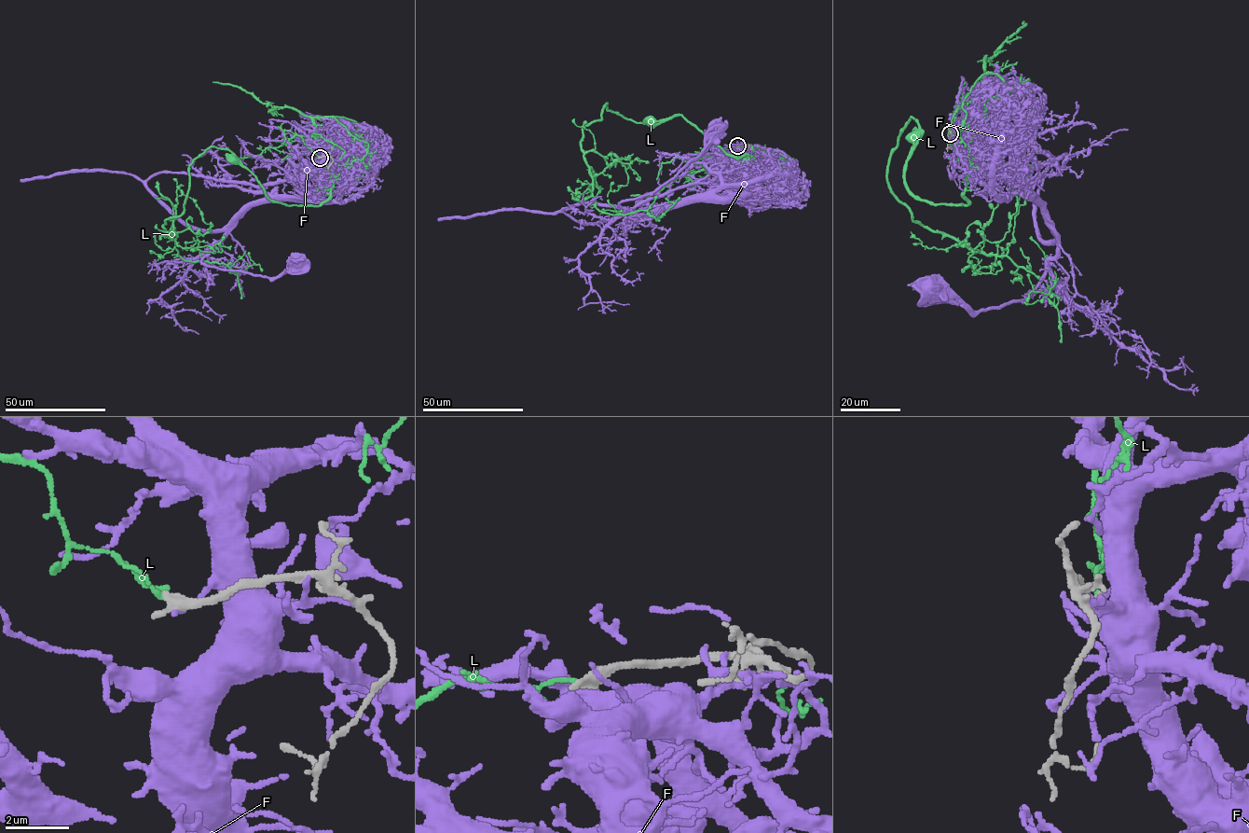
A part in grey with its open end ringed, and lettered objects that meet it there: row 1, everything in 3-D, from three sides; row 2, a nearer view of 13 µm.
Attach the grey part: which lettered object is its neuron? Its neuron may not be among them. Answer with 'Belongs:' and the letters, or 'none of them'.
Belongs: none of them

